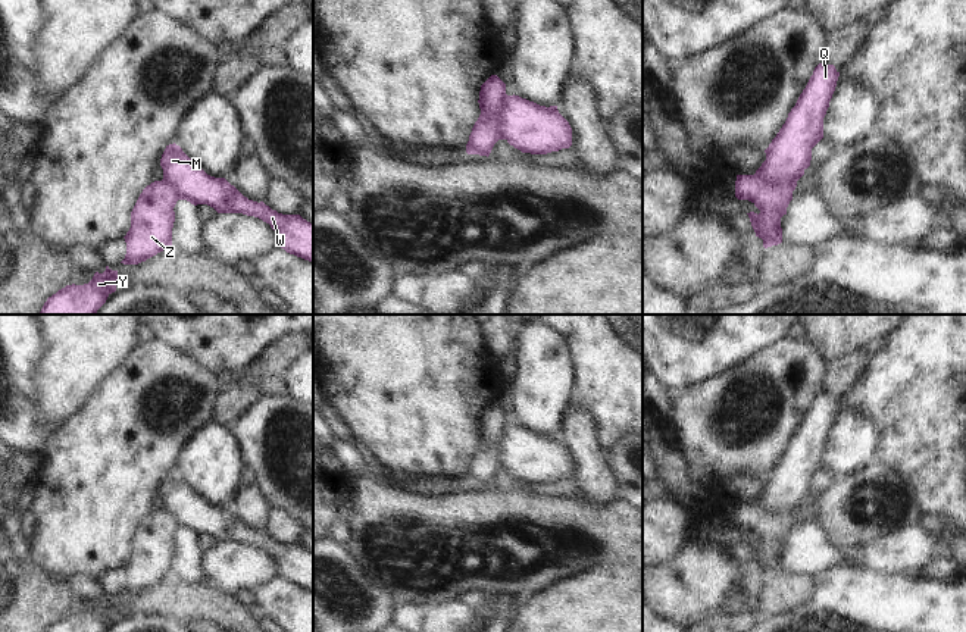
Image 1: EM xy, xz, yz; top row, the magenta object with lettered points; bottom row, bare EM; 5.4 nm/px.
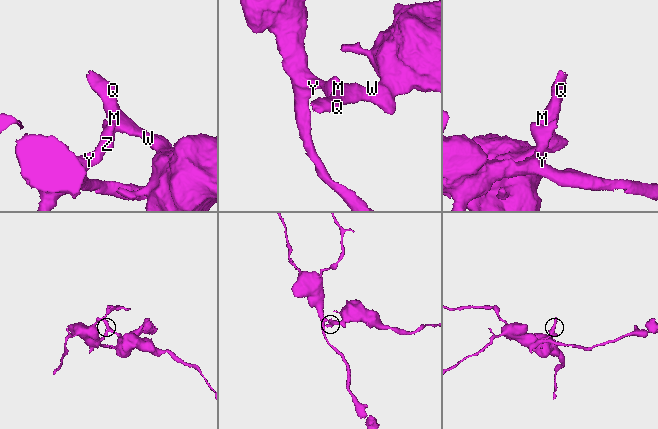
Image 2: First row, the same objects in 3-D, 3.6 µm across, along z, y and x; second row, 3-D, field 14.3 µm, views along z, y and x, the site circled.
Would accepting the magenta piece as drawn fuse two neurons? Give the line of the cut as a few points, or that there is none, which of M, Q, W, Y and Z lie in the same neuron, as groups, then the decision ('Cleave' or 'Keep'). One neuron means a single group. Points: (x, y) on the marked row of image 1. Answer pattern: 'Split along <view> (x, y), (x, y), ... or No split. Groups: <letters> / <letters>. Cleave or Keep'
Split along xz (506, 94), (497, 113), (499, 138). Groups: M Q W / Y Z. Cleave.

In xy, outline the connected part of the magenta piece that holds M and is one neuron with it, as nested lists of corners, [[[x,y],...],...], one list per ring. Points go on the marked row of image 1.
[[[166,146],[160,166],[163,179],[175,190],[178,200],[191,204],[207,204],[218,213],[243,213],[269,223],[278,238],[278,245],[287,253],[313,262],[313,223],[300,215],[282,215],[263,201],[244,197],[225,178],[207,175],[179,146]]]

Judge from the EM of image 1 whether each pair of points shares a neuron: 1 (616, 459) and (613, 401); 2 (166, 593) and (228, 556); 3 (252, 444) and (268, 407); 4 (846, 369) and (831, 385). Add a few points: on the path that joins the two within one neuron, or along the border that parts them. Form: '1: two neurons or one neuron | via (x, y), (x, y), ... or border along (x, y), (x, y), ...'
1: two neurons | border along (627, 431), (602, 447)
2: two neurons | border along (208, 582), (230, 595)
3: one neuron | via (260, 435), (266, 416)
4: one neuron | via (843, 374), (835, 381)

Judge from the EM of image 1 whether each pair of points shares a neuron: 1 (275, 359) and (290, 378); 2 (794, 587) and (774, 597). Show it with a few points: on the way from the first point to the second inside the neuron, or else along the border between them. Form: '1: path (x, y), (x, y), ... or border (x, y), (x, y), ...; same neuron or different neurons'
1: border (297, 356), (280, 376); different neurons
2: path (790, 591), (778, 594); same neuron

